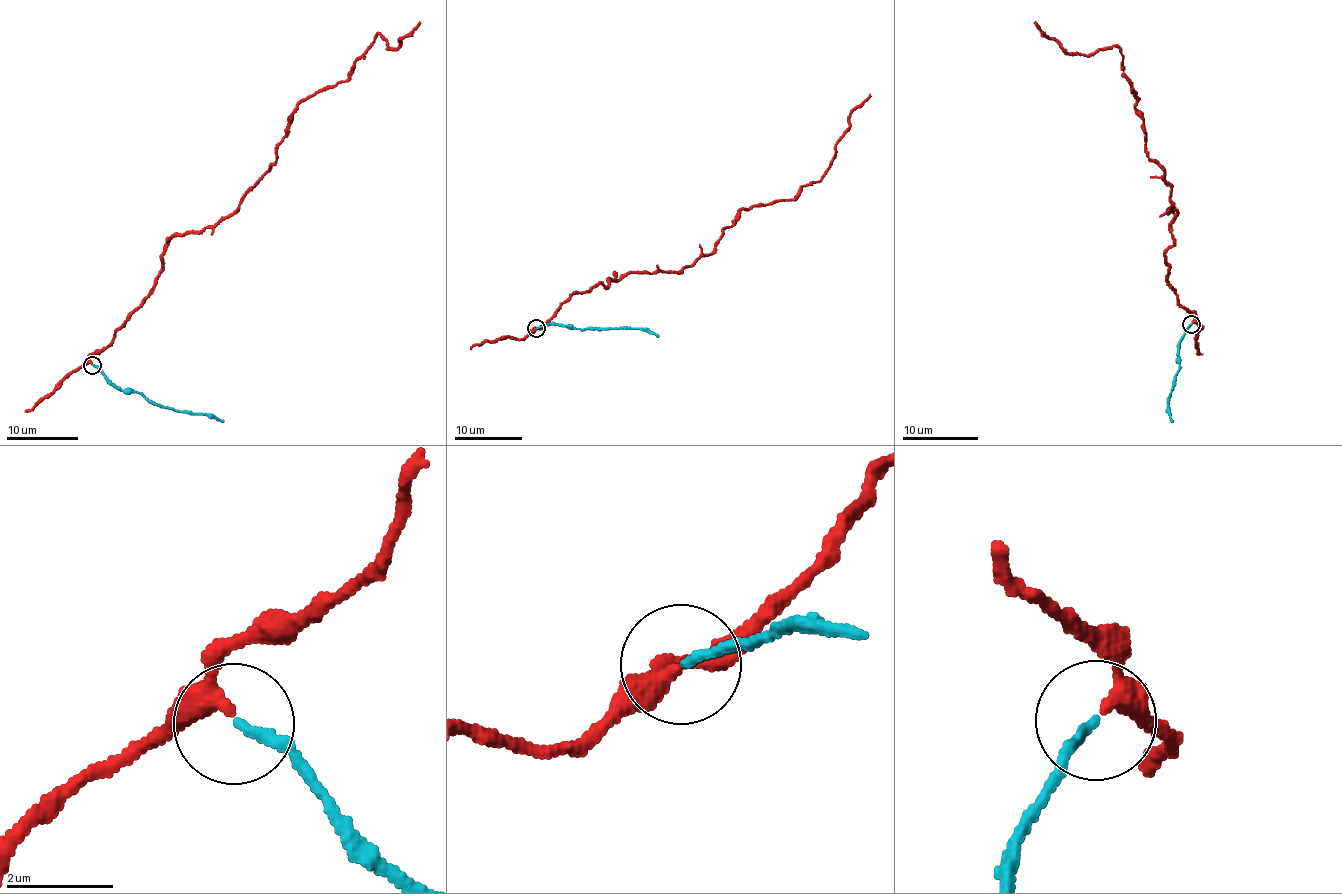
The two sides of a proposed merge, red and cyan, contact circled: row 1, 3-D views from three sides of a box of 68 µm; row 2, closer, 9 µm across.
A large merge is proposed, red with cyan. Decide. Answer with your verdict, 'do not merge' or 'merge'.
merge

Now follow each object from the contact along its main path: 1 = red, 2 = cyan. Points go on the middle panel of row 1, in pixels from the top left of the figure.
1: (536, 329), (611, 278), (681, 270), (742, 208), (820, 180), (869, 93)
2: (536, 328), (555, 323), (580, 328), (648, 328), (658, 336)

